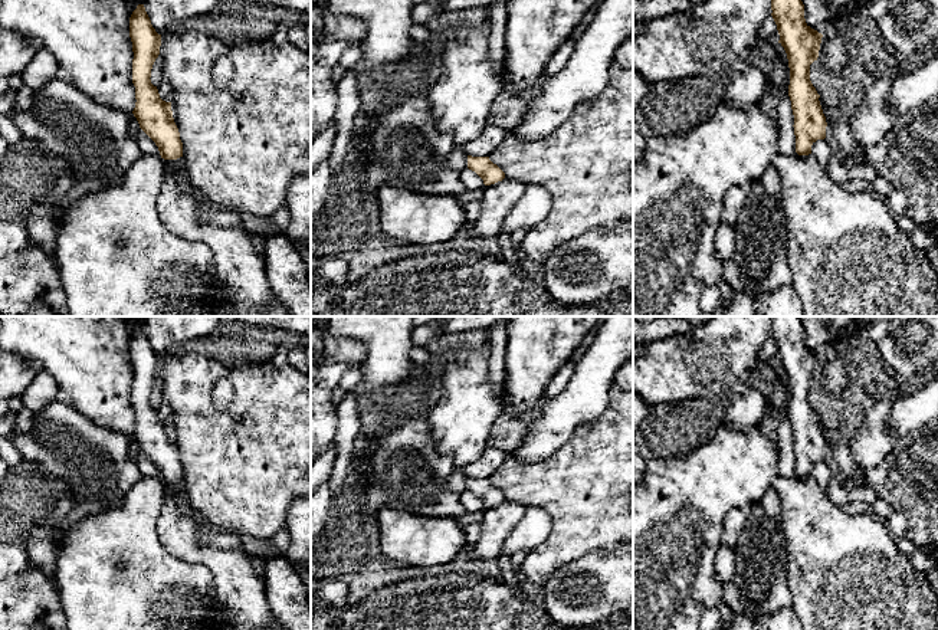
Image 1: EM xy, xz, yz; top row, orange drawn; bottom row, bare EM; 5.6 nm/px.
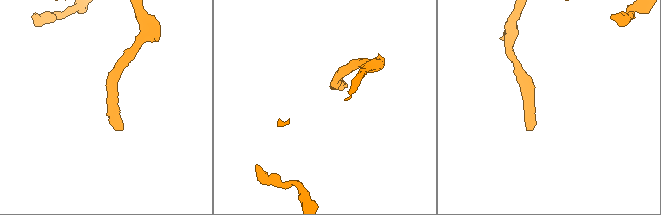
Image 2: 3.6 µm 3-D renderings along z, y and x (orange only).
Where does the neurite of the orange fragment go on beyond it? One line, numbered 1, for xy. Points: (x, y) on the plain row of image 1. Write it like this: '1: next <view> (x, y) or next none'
1: next xy (183, 501)

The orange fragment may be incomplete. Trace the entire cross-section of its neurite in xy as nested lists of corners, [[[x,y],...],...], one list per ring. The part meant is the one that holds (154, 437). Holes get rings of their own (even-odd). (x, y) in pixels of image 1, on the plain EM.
[[[138,327],[129,339],[129,360],[137,421],[132,436],[140,450],[158,469],[164,488],[173,488],[177,493],[180,509],[190,511],[191,505],[183,482],[183,465],[173,440],[171,424],[160,420],[157,408],[150,401],[152,387],[160,377],[161,357],[152,350],[144,327]]]

